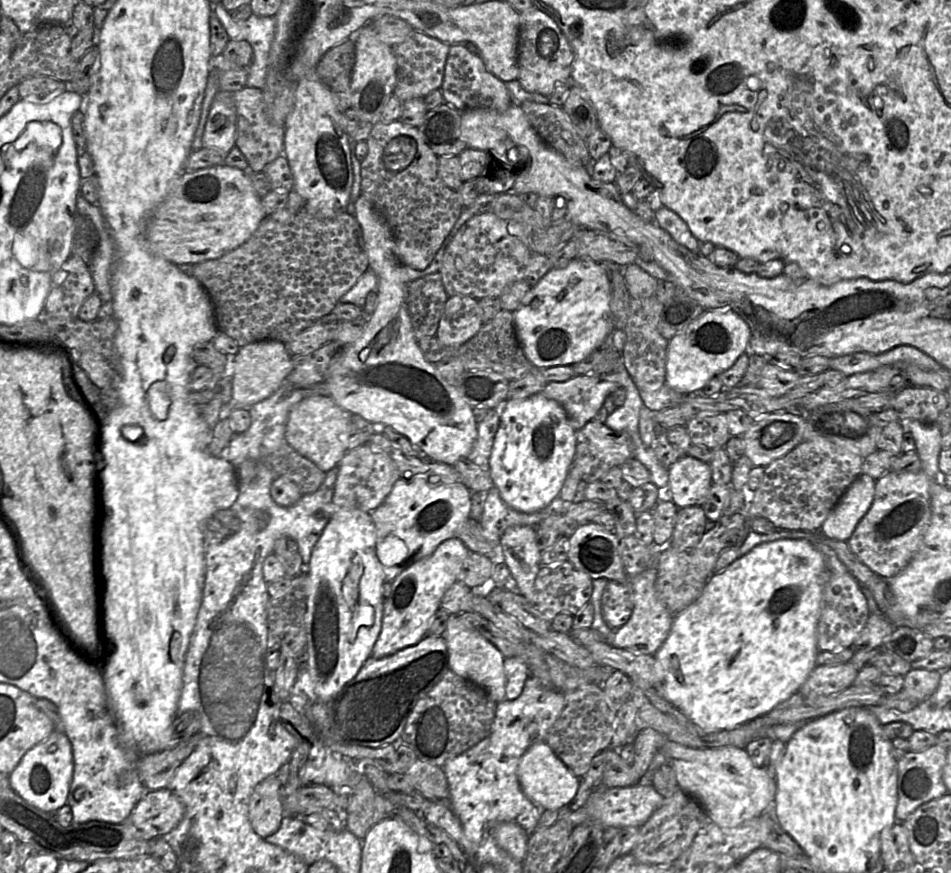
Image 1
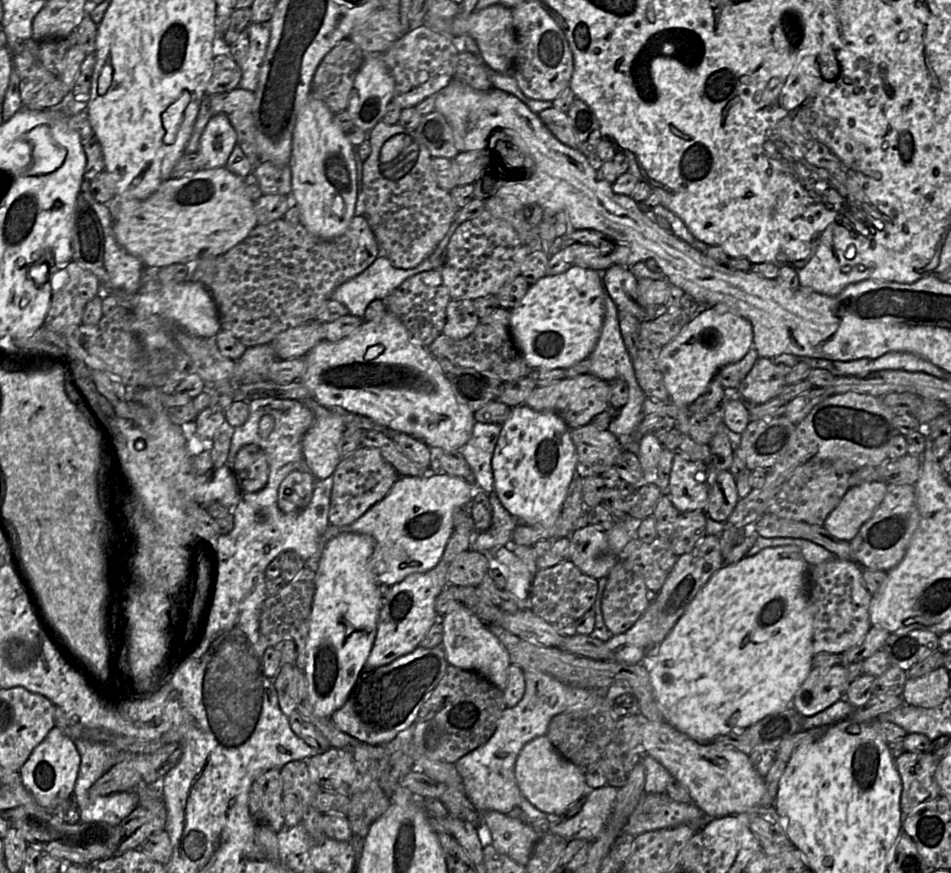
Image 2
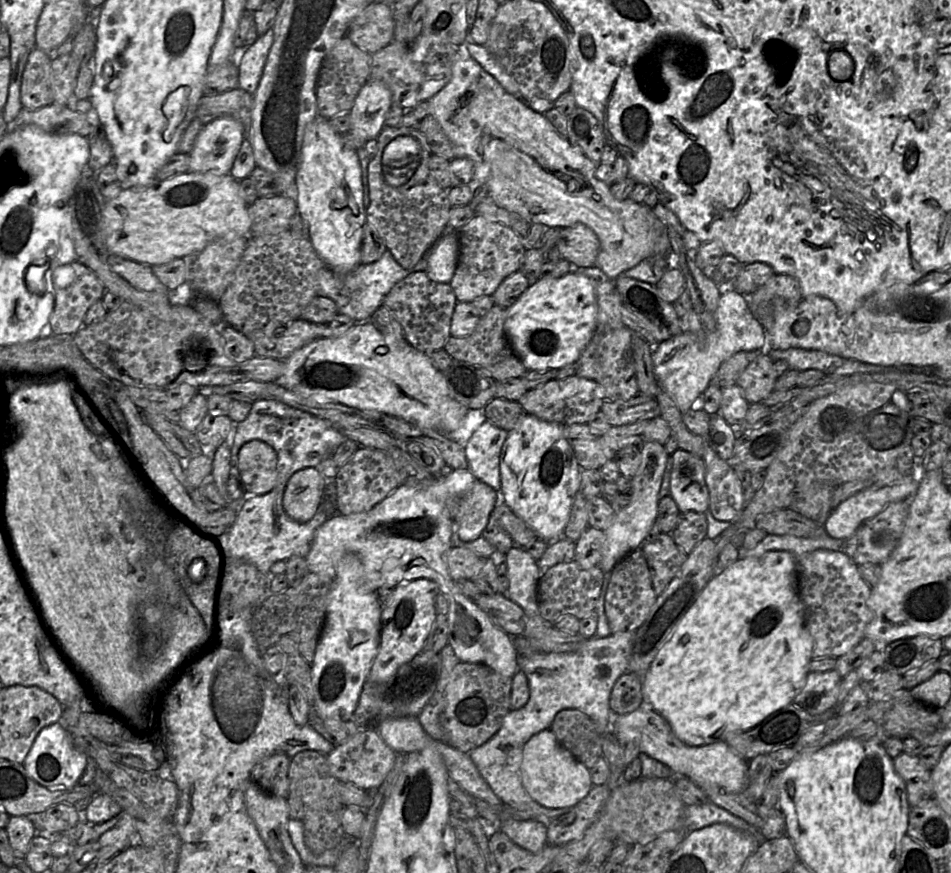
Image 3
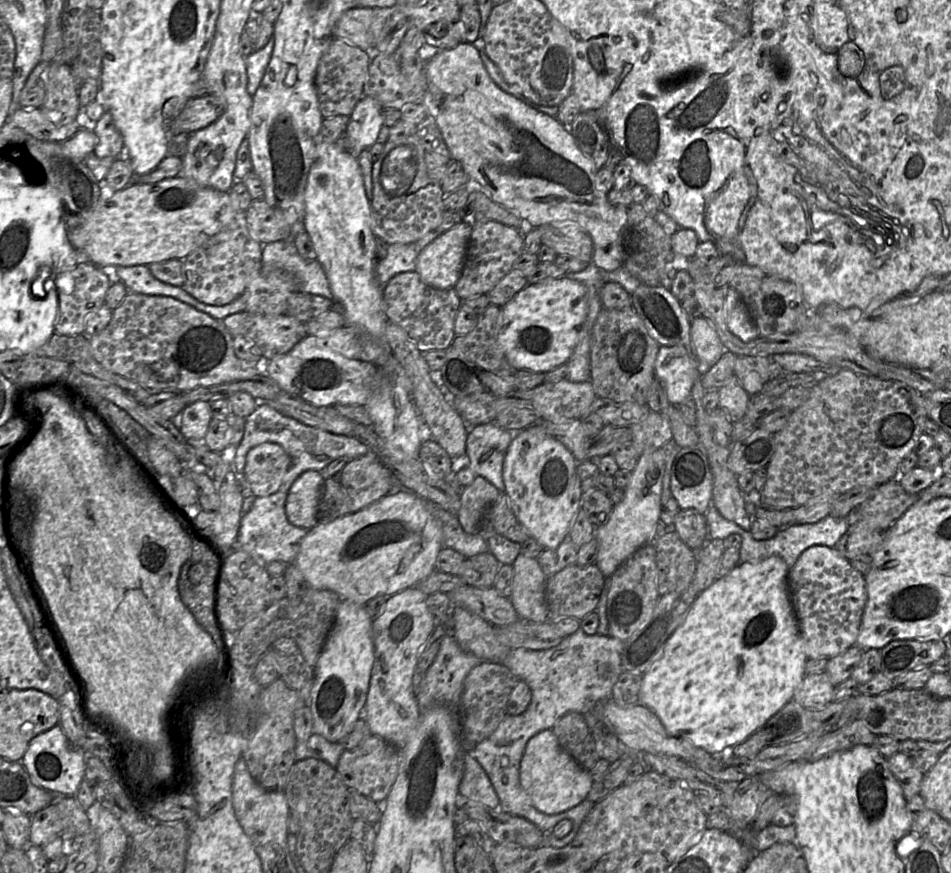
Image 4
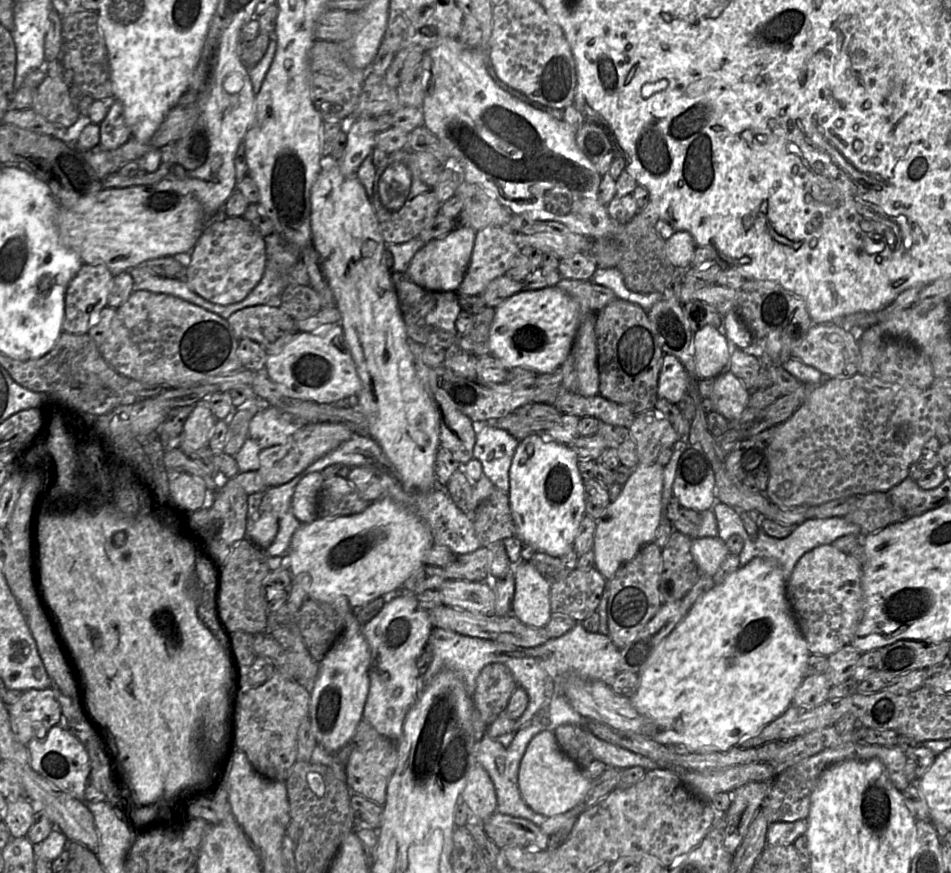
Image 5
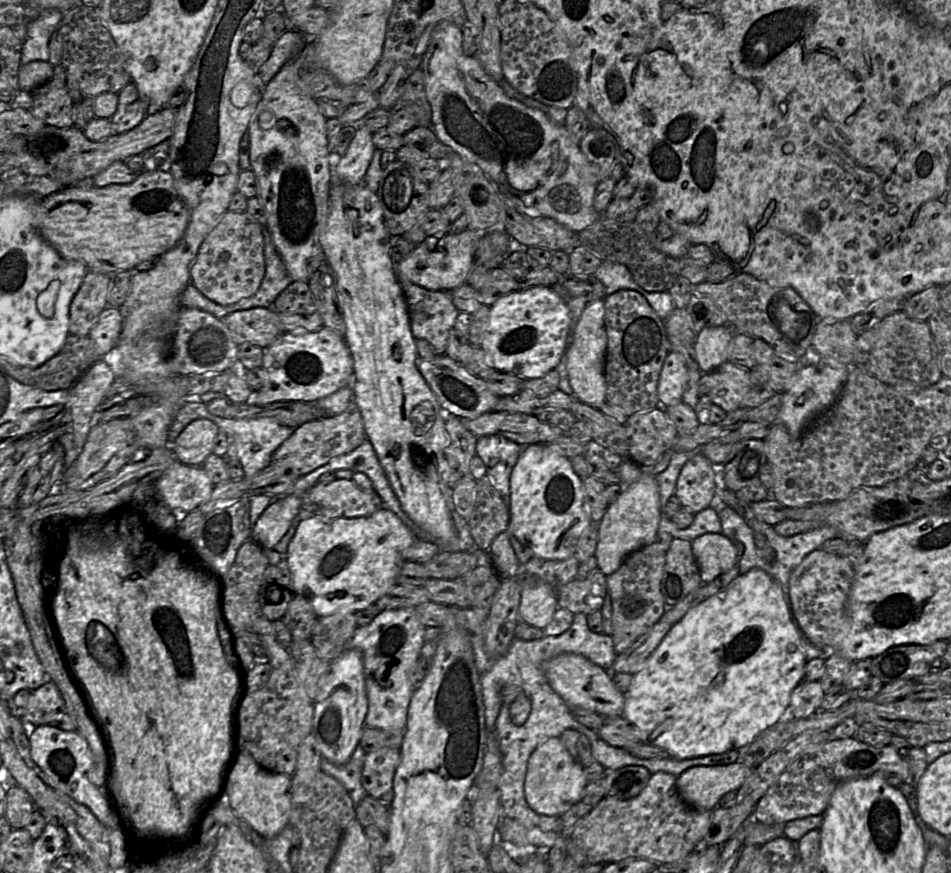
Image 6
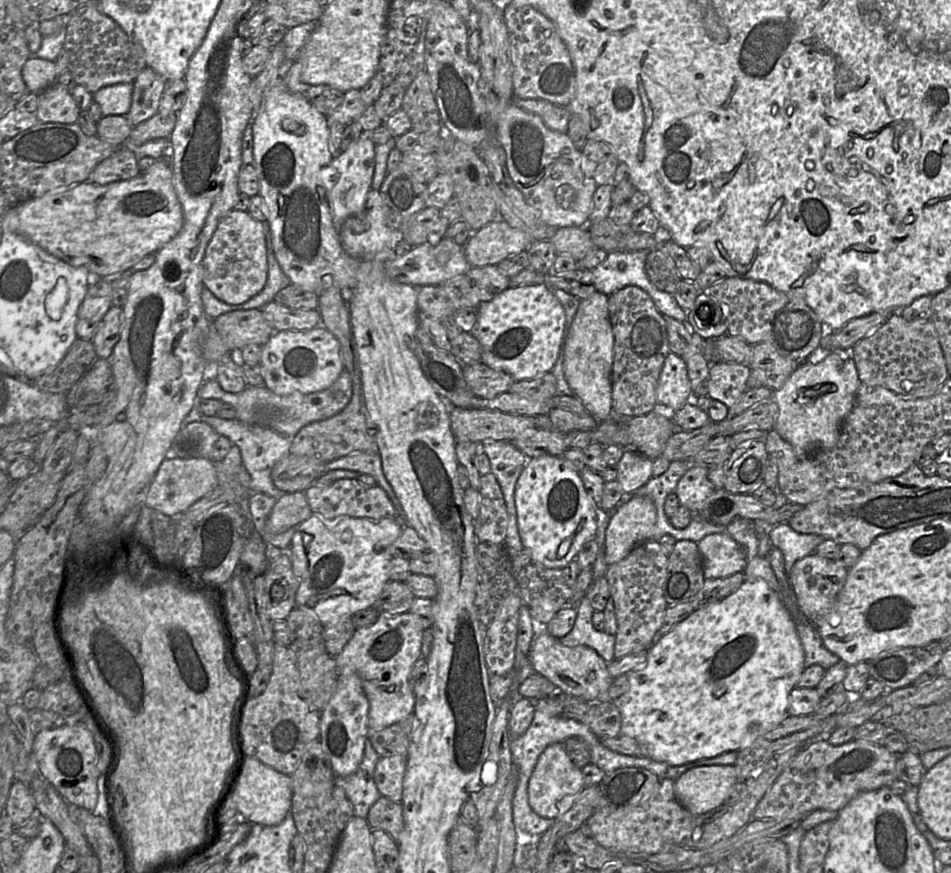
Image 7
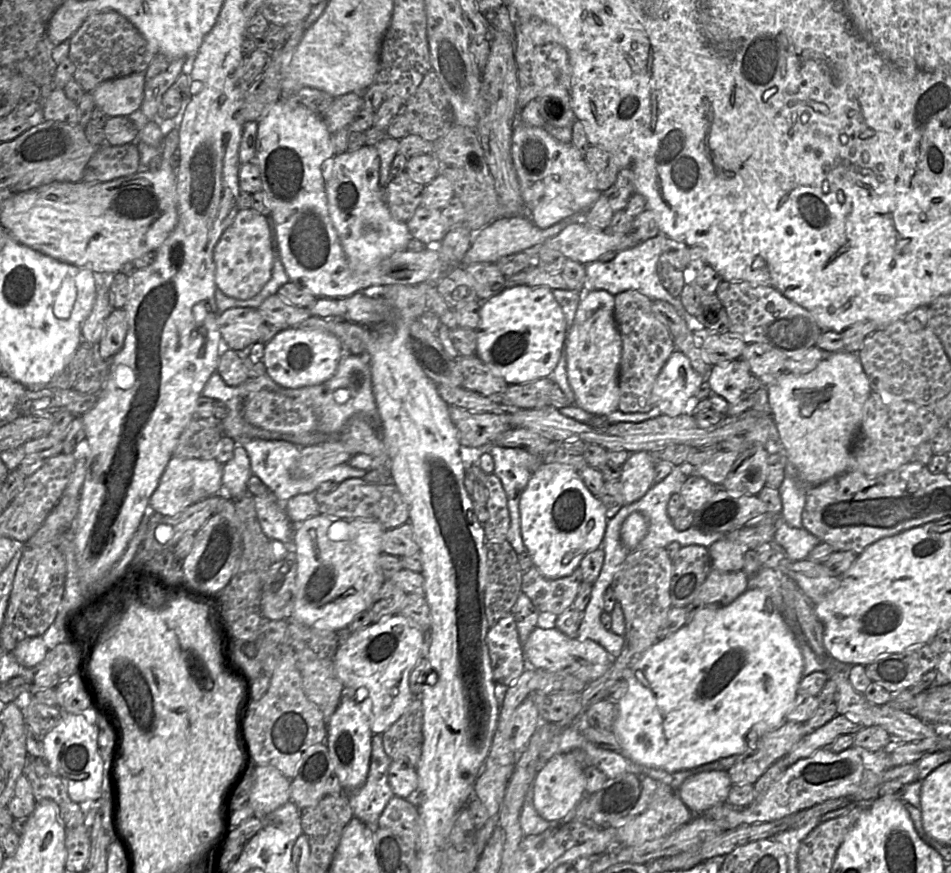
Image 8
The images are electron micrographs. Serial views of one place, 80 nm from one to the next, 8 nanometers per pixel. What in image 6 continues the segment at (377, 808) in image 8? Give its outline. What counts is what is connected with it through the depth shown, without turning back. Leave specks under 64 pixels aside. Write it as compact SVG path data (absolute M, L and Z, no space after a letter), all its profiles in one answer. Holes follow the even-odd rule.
M358 745L346 764L338 765L325 758L321 761L321 770L346 788L355 806L368 796L361 780L366 754L365 750Z

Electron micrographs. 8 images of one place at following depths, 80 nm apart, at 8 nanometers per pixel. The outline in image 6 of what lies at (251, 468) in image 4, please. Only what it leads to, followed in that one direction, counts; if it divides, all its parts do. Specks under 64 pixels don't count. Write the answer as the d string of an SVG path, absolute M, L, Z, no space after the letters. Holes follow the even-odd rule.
M353 400L342 413L309 421L294 429L292 435L273 452L271 462L286 465L296 477L302 477L331 459L351 452L366 439L363 419Z

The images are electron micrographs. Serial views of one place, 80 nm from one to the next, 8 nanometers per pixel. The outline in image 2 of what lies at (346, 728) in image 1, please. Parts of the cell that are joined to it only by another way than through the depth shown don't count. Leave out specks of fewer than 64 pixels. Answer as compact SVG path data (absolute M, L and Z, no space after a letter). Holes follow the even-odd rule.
M421 645L388 665L376 668L366 667L365 665L347 701L333 713L330 720L340 731L360 742L372 746L389 744L400 732L412 727L421 707L442 679L448 666L449 663L443 646L425 648Z

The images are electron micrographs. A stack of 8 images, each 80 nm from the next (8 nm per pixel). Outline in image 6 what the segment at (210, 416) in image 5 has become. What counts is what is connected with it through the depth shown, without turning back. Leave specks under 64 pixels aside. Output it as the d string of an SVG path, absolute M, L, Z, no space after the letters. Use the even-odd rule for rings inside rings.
M201 418L191 421L170 444L177 461L201 466L213 451L218 431L217 425L211 420Z

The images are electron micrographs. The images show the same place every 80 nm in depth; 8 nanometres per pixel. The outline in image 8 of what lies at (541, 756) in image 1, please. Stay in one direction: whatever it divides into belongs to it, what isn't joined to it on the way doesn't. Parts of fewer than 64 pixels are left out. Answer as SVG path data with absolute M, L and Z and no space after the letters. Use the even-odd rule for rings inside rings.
M570 753L556 754L537 772L533 781L533 805L552 824L561 823L586 795L585 777Z

